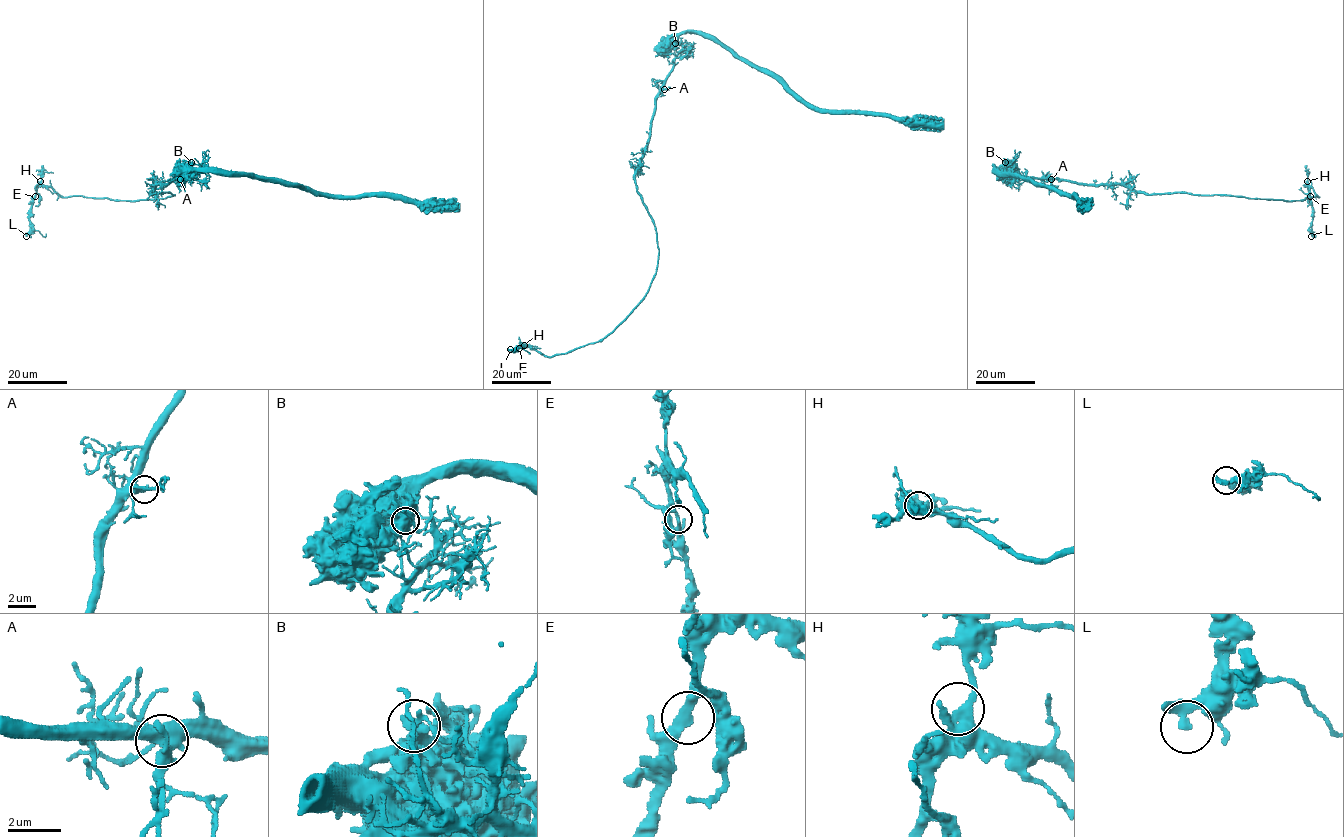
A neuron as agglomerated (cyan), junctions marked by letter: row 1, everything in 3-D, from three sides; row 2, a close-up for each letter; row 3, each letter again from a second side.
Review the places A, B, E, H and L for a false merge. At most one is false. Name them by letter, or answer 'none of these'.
B

